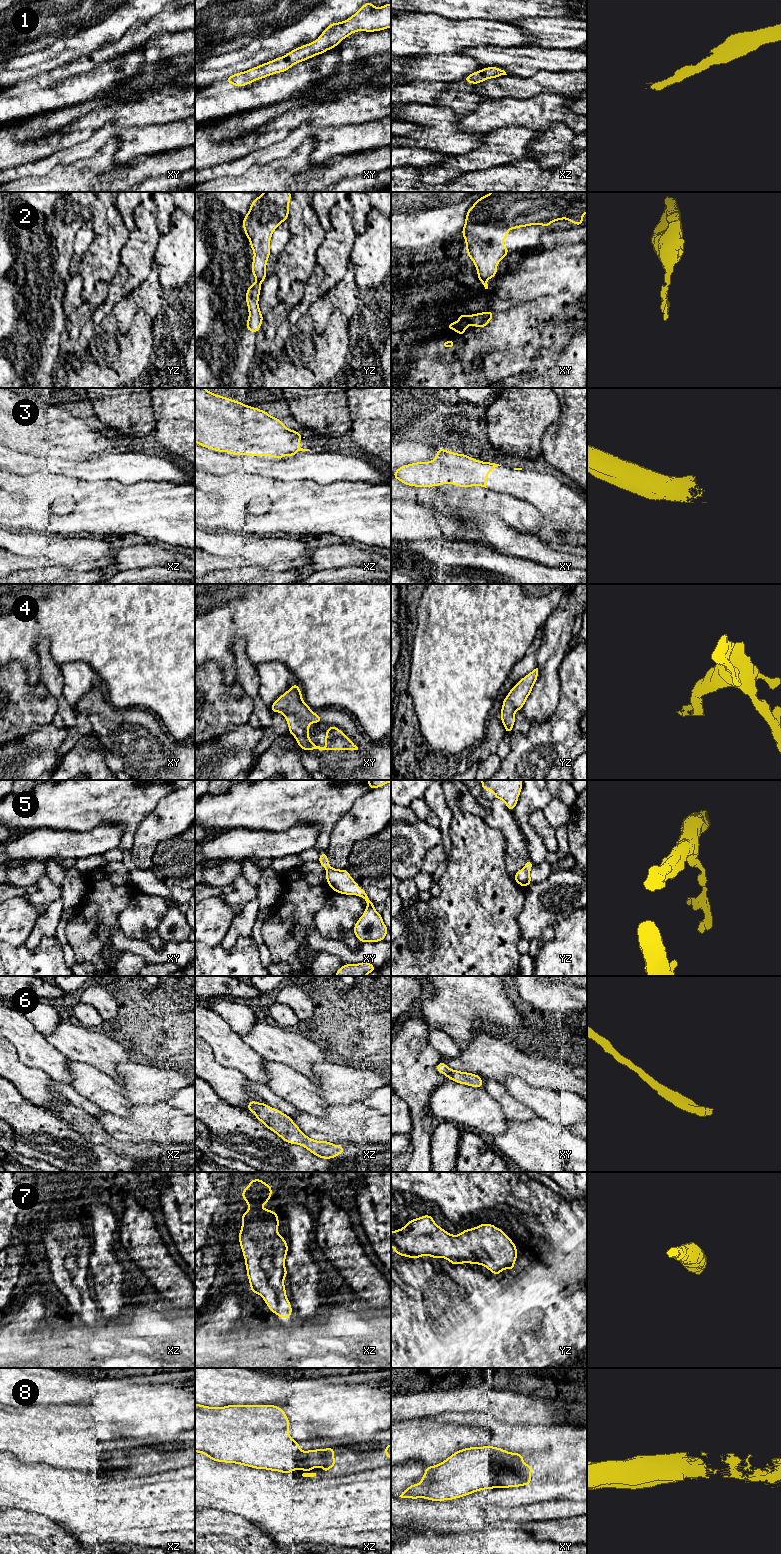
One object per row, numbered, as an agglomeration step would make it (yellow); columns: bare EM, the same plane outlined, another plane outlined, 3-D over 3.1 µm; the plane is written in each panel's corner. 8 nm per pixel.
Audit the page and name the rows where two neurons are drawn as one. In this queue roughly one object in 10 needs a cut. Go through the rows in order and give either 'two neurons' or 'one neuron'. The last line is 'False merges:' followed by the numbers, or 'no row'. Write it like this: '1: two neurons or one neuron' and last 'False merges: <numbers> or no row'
1: one neuron
2: one neuron
3: one neuron
4: one neuron
5: one neuron
6: one neuron
7: one neuron
8: one neuron
False merges: no row

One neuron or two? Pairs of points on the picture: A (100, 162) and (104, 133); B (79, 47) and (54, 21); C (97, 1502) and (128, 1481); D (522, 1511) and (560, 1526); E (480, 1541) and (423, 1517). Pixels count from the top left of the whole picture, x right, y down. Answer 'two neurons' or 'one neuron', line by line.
A: two neurons
B: two neurons
C: two neurons
D: two neurons
E: two neurons

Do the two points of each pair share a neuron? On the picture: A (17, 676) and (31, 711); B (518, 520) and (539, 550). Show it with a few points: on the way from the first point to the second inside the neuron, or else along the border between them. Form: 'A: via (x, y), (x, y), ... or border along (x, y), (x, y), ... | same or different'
A: via (17, 685), (17, 697), (22, 702) | same
B: border along (507, 524), (522, 533), (534, 534), (549, 545) | different

